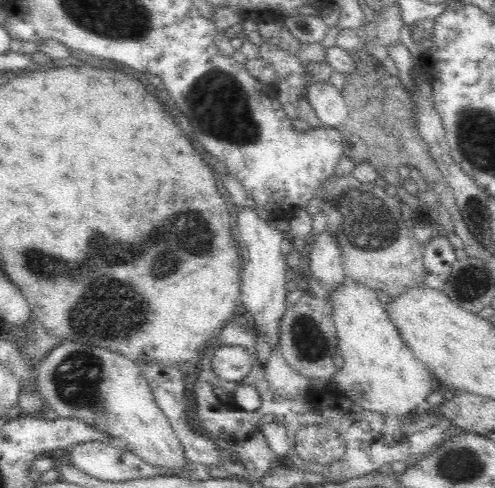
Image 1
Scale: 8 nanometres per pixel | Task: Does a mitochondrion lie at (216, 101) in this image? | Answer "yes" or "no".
yes

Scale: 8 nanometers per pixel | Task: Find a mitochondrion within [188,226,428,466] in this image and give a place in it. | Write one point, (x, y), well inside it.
(312, 346)

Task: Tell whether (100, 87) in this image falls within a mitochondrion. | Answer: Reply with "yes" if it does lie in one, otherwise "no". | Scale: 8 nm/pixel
no

